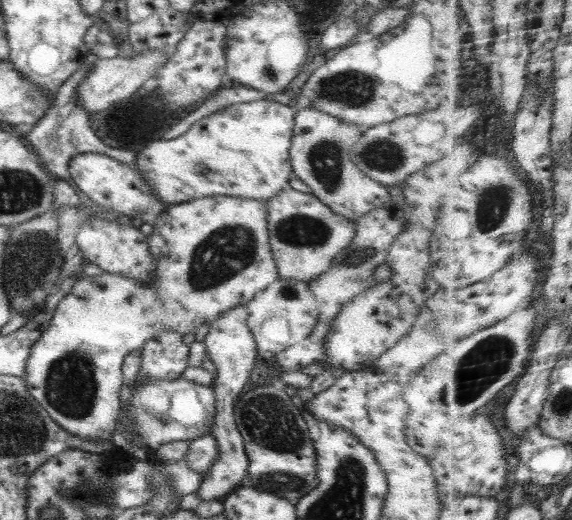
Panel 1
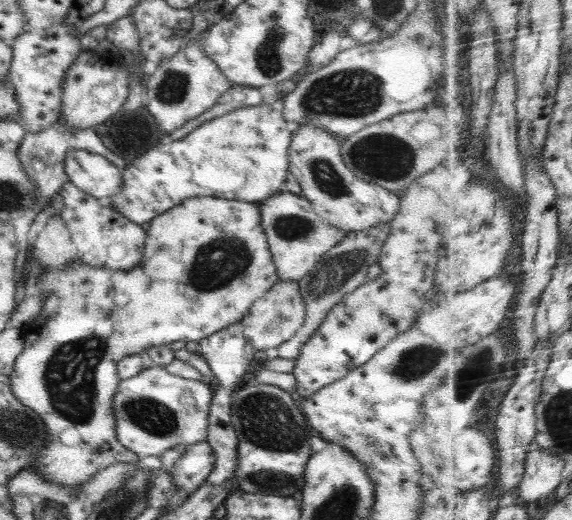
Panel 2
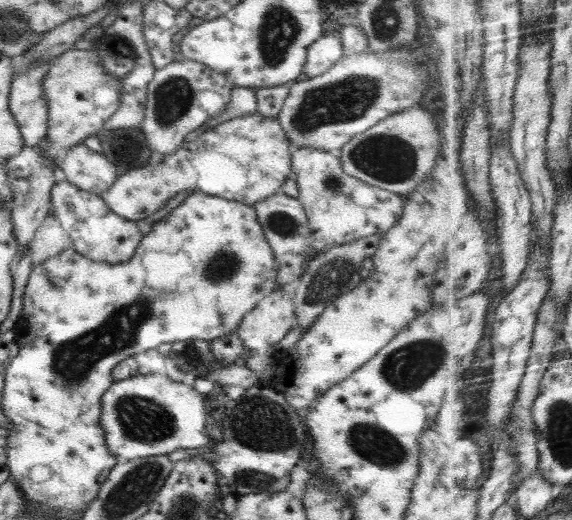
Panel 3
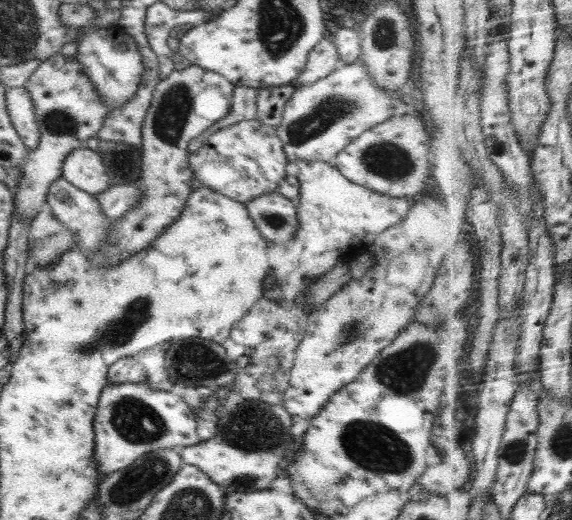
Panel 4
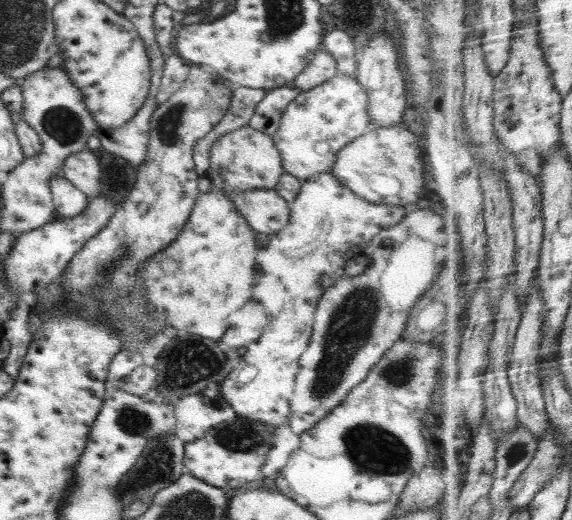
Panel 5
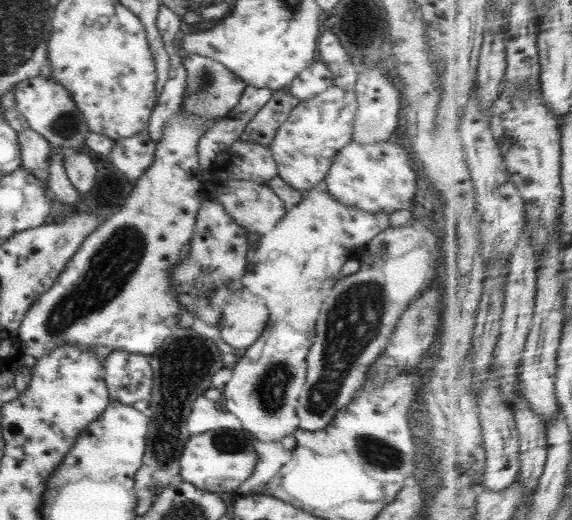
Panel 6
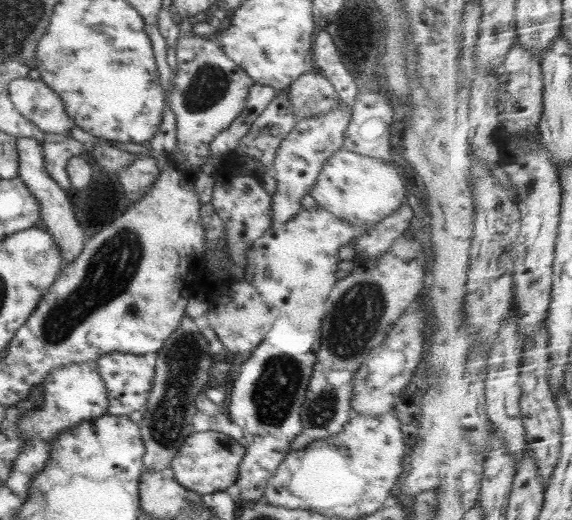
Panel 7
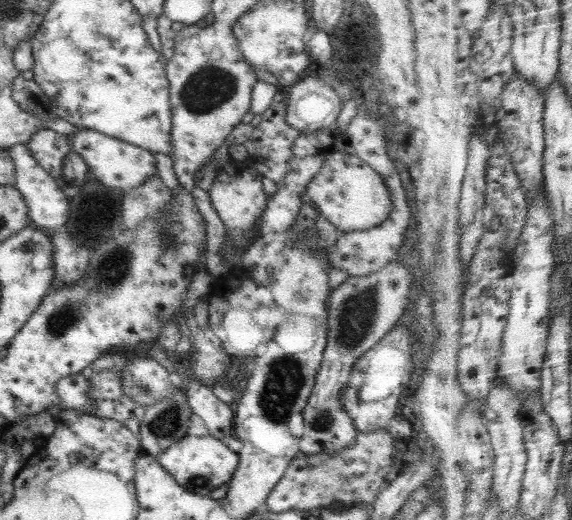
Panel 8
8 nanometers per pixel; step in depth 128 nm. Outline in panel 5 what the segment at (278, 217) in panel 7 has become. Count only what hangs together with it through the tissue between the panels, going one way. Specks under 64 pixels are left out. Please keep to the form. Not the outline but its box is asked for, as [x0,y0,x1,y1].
[271,73,378,182]

